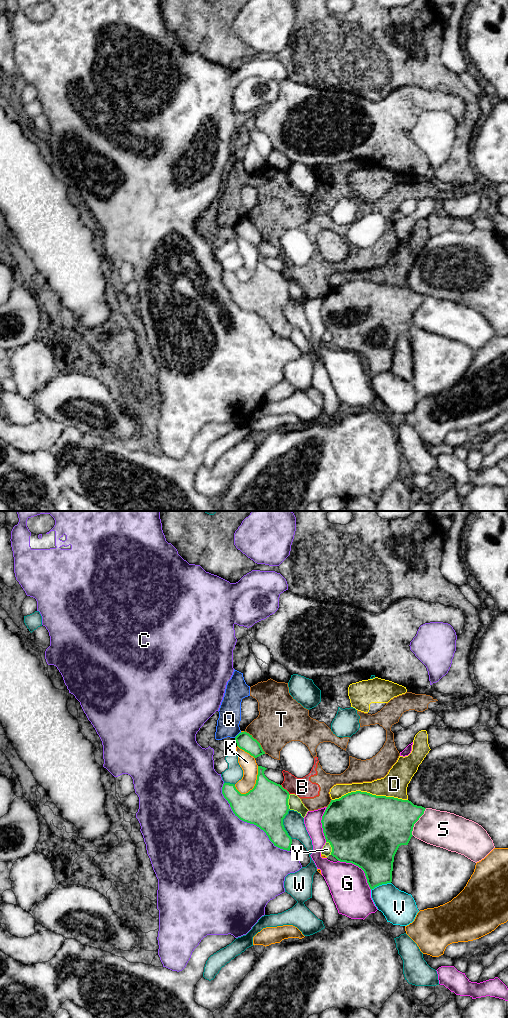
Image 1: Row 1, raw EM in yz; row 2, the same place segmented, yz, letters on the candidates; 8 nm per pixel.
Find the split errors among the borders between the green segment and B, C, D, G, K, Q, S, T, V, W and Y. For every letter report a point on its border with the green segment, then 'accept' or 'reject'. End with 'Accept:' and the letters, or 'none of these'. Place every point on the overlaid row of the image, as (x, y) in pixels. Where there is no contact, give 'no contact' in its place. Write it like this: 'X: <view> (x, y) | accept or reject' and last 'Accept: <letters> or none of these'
B: yz (285, 789) | reject
C: yz (248, 822) | reject
D: yz (369, 793) | reject
G: yz (360, 867) | reject
K: yz (256, 783) | reject
Q: yz (238, 734) | reject
S: yz (416, 821) | reject
T: yz (257, 741) | reject
V: yz (380, 884) | reject
W: yz (282, 824) | reject
Y: yz (331, 846) | reject
Accept: none of these

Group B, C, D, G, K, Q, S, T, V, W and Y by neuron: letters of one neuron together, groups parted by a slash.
B Q T / C / D / G / K / S / V / W / Y

